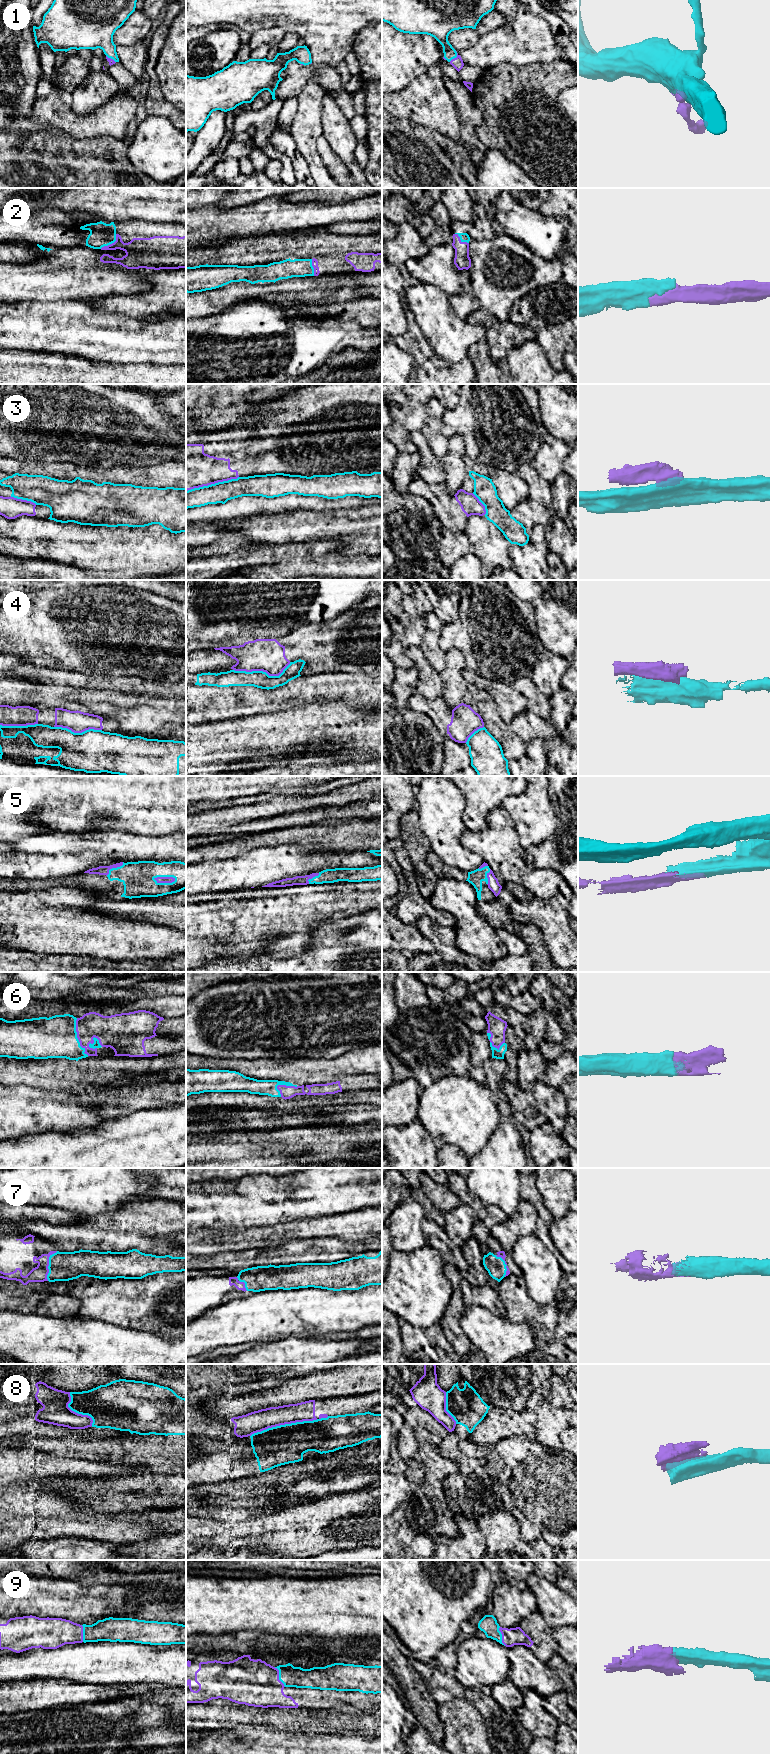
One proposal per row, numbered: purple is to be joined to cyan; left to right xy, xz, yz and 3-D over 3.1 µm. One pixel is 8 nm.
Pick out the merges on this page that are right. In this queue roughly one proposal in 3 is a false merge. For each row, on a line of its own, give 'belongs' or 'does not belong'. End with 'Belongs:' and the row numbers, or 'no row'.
1: belongs
2: belongs
3: does not belong
4: does not belong
5: does not belong
6: belongs
7: belongs
8: does not belong
9: belongs
Belongs: 1, 2, 6, 7, 9

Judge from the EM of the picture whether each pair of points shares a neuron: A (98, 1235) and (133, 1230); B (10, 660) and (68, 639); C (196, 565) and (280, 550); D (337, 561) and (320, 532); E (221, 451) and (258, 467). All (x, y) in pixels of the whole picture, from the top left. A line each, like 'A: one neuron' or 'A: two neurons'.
A: one neuron
B: two neurons
C: one neuron
D: two neurons
E: one neuron

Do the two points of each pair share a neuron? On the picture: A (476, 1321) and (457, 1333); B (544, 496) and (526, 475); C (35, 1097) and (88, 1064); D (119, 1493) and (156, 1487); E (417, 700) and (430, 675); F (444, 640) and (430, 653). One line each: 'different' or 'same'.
A: different
B: same
C: different
D: same
E: different
F: different

